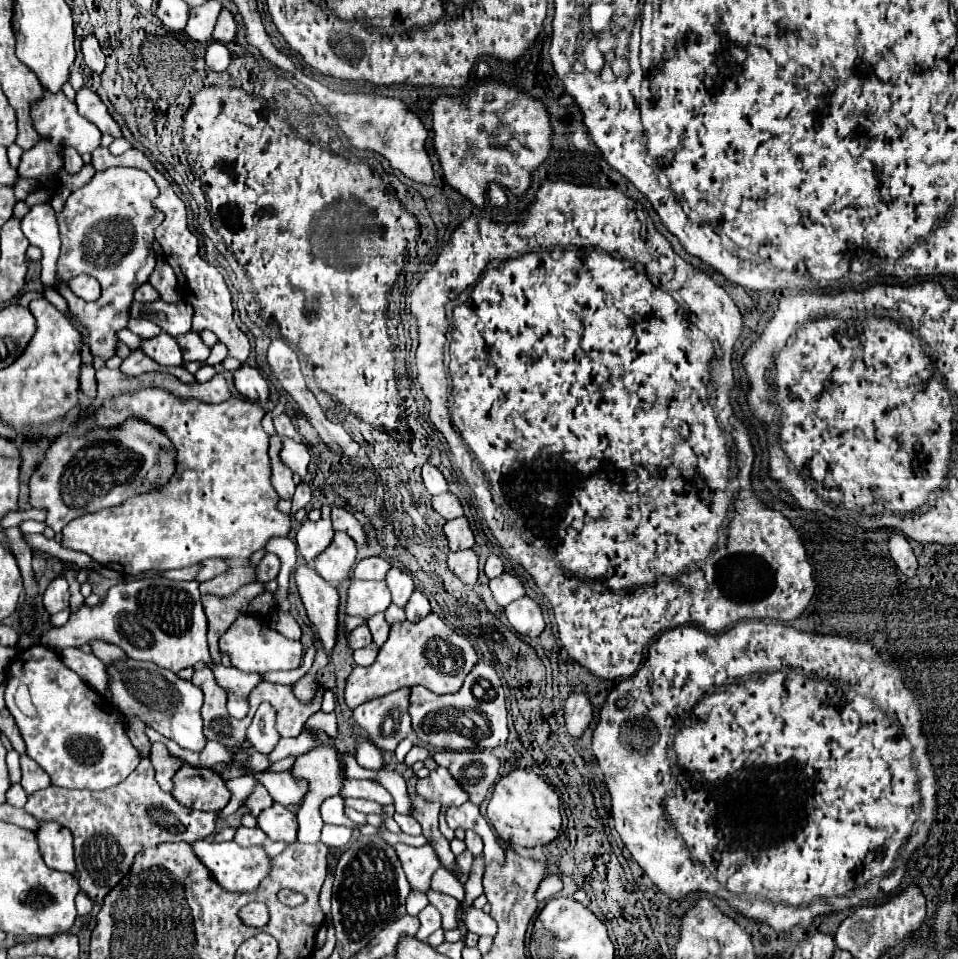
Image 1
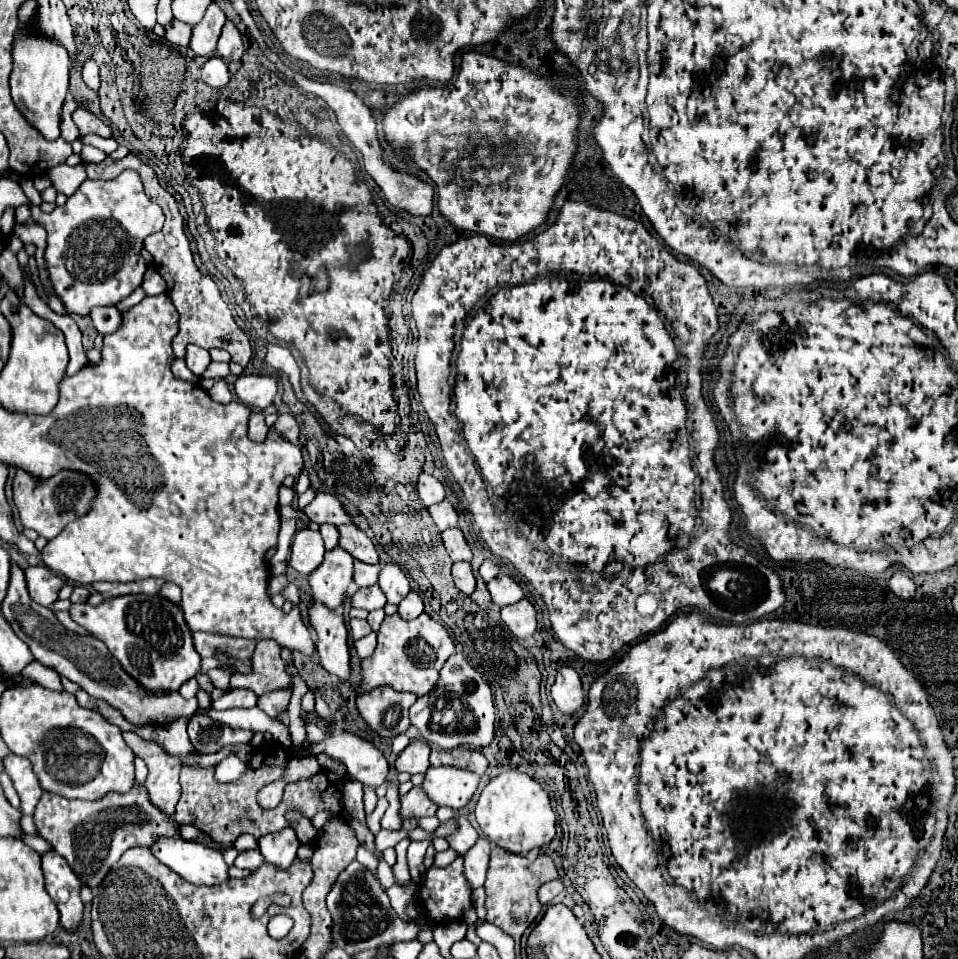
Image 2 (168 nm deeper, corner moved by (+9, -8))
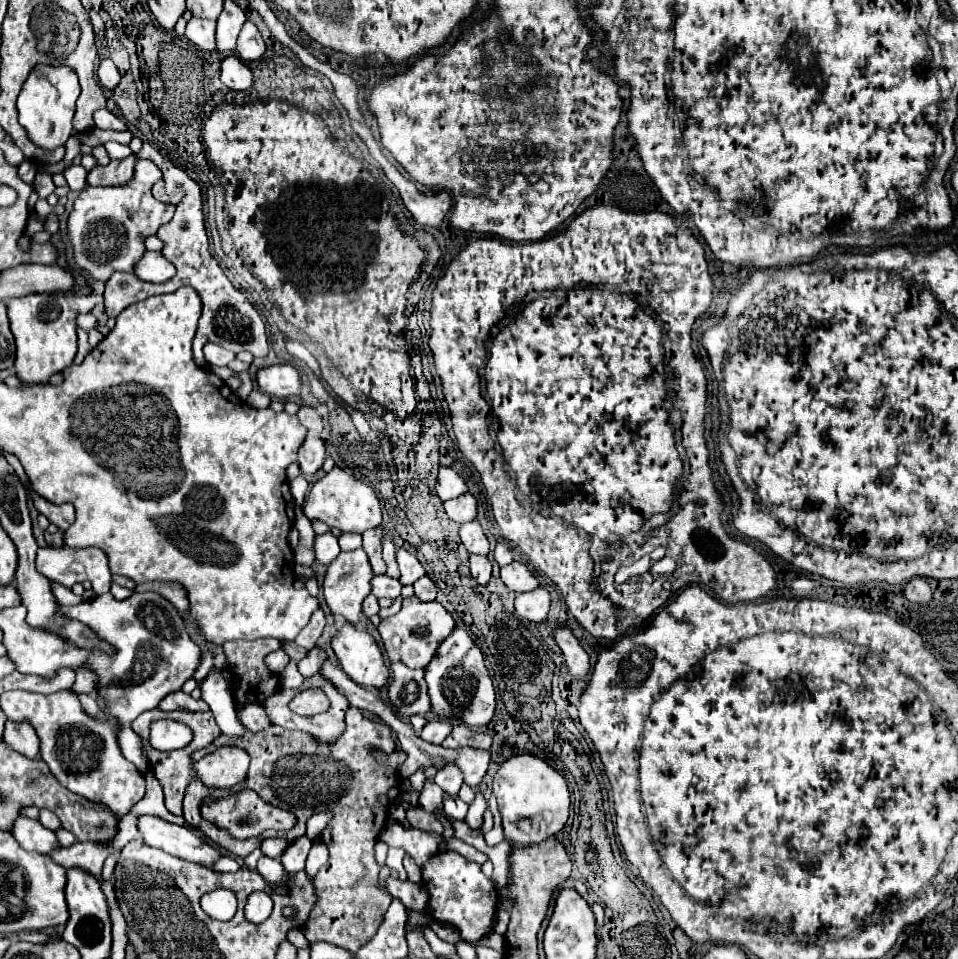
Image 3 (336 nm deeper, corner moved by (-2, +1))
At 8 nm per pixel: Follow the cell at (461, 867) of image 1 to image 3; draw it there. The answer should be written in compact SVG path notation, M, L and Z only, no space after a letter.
M437 852L423 864L421 874L423 886L429 894L427 912L433 920L451 924L467 942L477 942L493 930L499 892L495 890L495 884L481 872L479 864L465 860L457 852Z

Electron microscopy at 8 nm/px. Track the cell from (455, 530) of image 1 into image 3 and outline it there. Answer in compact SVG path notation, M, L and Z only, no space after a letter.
M477 520L461 524L459 536L461 536L461 542L465 544L465 548L469 550L469 554L481 554L481 556L489 554L489 540L483 534L483 528Z

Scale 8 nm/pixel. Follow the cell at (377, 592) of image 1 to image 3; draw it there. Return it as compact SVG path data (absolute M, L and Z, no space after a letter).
M375 576L373 578L373 594L377 598L397 598L401 594L401 582L393 580L389 576Z

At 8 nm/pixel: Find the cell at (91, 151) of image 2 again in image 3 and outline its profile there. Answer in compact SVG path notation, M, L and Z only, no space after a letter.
M107 142L105 148L107 148L111 160L121 160L121 158L127 158L131 154L129 146L123 146L123 144L117 144L117 142Z

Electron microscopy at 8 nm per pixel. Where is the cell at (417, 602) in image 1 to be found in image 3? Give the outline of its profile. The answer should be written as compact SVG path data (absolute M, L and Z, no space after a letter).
M429 576L419 578L419 580L413 584L413 588L415 588L415 596L417 596L419 600L423 600L423 602L435 600L435 584L431 582Z

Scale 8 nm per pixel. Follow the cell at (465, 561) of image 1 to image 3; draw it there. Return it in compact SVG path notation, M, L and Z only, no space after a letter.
M471 556L469 558L469 566L471 566L471 574L479 584L487 584L491 578L491 562L487 560L487 556Z

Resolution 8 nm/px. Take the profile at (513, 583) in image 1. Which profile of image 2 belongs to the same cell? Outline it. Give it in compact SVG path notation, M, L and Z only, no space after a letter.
M498 573L492 581L488 581L488 591L492 595L492 601L498 607L506 607L506 605L512 605L512 603L518 603L520 599L524 599L522 587L504 573Z

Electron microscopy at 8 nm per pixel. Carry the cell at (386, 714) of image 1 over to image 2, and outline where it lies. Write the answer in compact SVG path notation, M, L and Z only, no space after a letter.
M384 685L358 697L356 707L366 725L380 739L394 739L396 735L408 731L408 709L416 699L418 697L414 697L414 693L394 691L392 687Z

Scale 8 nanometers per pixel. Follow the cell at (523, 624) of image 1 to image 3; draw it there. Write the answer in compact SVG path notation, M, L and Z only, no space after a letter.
M535 588L531 592L517 594L515 598L517 614L529 622L543 622L547 618L549 604L551 604L551 598L545 588Z

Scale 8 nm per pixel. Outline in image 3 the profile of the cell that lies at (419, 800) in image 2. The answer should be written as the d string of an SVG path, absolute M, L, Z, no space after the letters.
M447 764L445 768L441 768L435 776L435 784L441 786L449 796L457 796L463 780L461 780L461 770L455 764Z

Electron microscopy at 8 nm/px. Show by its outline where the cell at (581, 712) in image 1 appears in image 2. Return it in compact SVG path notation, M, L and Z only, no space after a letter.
M564 665L556 675L550 695L554 703L558 705L560 713L564 715L578 713L584 705L584 693L582 693L582 683L580 683L578 673L572 667Z

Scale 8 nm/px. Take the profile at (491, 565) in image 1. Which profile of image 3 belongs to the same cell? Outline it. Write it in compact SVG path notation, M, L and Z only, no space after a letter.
M497 544L493 554L495 554L495 560L499 562L499 566L505 566L505 564L513 562L513 554L511 554L511 550L505 544Z

